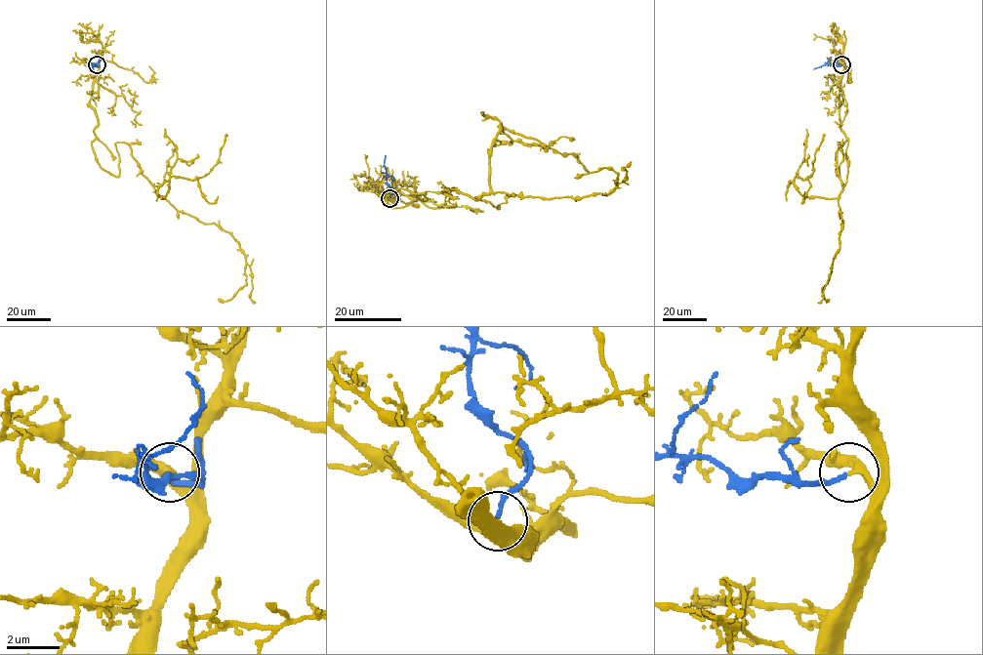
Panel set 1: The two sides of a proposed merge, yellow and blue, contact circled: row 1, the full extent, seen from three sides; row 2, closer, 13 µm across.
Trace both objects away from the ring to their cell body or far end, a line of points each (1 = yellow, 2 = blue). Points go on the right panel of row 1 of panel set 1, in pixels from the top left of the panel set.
1: (842, 64), (839, 120), (846, 140), (836, 159), (839, 177), (839, 143), (842, 222), (822, 289), (828, 299)
2: (841, 64), (825, 63), (814, 69)

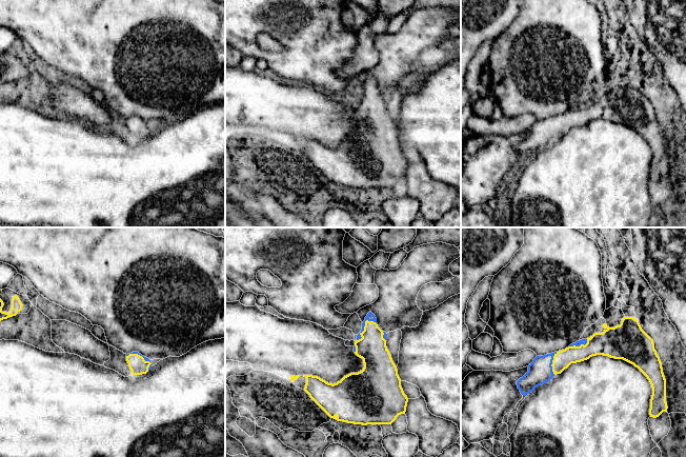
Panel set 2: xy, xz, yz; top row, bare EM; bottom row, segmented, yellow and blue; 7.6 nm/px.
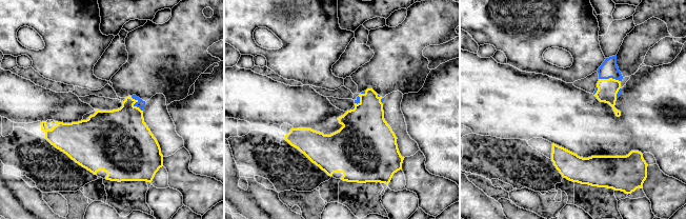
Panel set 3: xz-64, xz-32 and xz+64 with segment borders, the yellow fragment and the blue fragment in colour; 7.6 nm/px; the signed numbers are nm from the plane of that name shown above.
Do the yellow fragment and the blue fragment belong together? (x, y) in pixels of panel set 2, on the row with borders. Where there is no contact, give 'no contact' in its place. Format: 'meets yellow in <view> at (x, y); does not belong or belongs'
meets yellow in xz at (365, 323); belongs

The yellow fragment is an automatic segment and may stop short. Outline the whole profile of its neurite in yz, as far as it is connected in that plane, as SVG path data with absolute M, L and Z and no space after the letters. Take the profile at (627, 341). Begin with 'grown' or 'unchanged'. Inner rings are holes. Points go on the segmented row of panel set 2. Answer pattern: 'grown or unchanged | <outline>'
grown | M624 317L621 324L614 327L609 327L606 323L602 326L605 329L603 333L594 333L565 350L537 356L528 365L528 372L517 381L521 394L523 396L529 394L554 375L561 374L571 363L603 355L623 359L633 364L647 377L652 388L650 417L657 418L663 412L667 412L666 379L653 340L633 317Z

